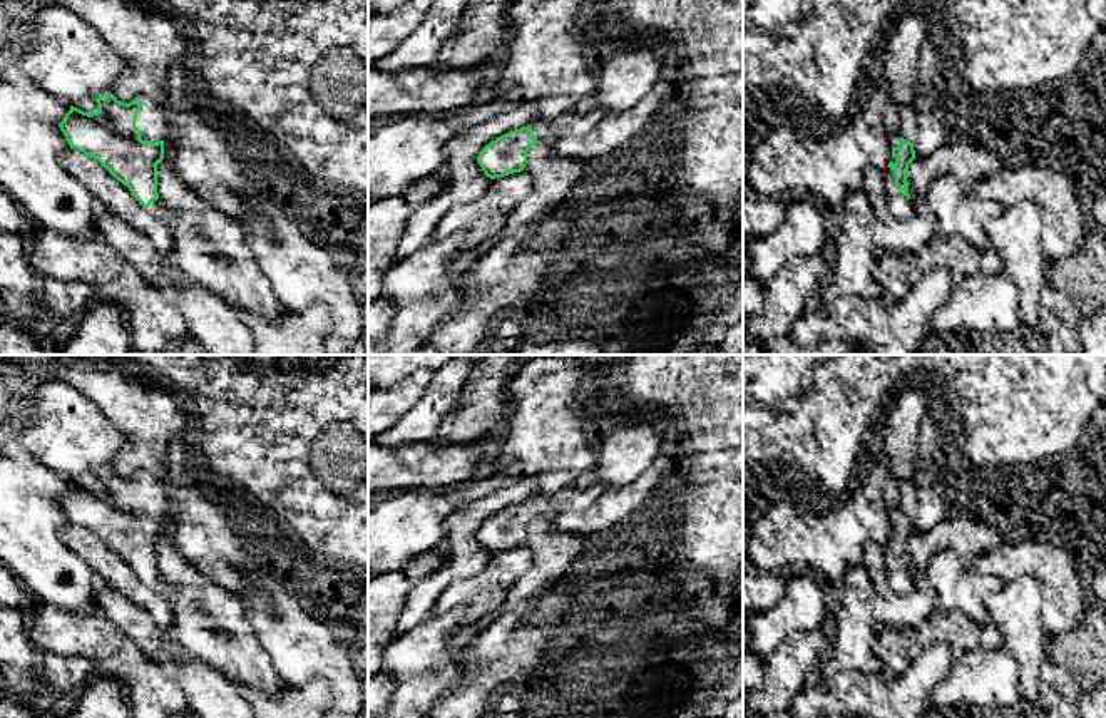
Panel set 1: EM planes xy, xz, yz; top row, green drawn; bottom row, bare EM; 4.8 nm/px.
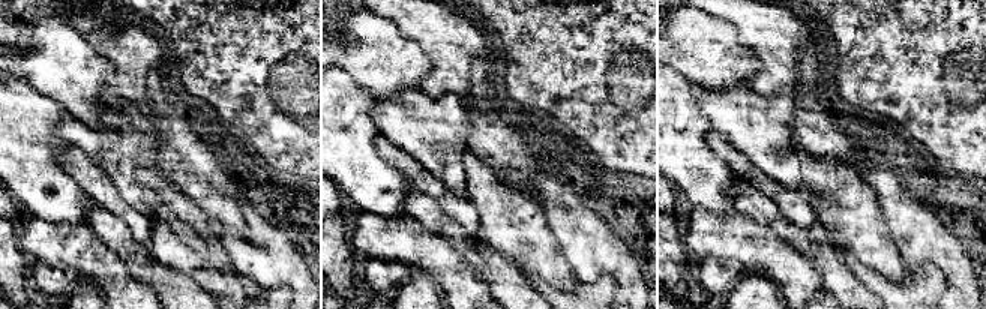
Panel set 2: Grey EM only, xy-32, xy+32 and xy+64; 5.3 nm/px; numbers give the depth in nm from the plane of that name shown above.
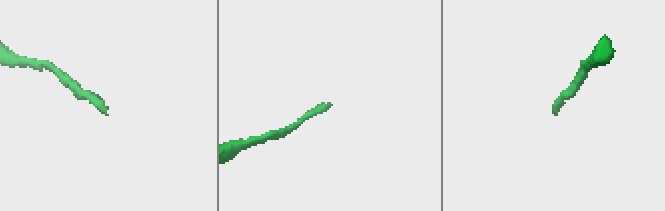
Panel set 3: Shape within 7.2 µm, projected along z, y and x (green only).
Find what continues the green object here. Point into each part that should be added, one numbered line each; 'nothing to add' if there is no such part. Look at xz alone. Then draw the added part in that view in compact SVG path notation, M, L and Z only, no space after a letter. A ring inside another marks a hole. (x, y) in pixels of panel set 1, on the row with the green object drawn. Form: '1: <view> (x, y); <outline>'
1: xz (571, 124); M599 107L586 114L569 110L549 121L534 119L530 129L537 141L554 144L562 137L586 136L607 115L609 112Z

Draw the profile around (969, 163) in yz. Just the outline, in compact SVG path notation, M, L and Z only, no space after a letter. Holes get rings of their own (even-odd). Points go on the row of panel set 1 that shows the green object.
M945 142L925 157L909 164L907 189L917 209L924 208L932 181L944 174L955 176L962 187L972 186L1002 169L999 157L975 142Z

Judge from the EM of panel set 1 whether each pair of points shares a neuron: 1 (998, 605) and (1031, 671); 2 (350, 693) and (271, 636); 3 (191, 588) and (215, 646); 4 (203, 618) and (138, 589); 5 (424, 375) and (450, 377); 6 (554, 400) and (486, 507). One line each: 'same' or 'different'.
1: same
2: same
3: same
4: different
5: different
6: different

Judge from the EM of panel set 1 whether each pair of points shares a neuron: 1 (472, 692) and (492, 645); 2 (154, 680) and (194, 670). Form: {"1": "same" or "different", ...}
{"1": "same", "2": "different"}

